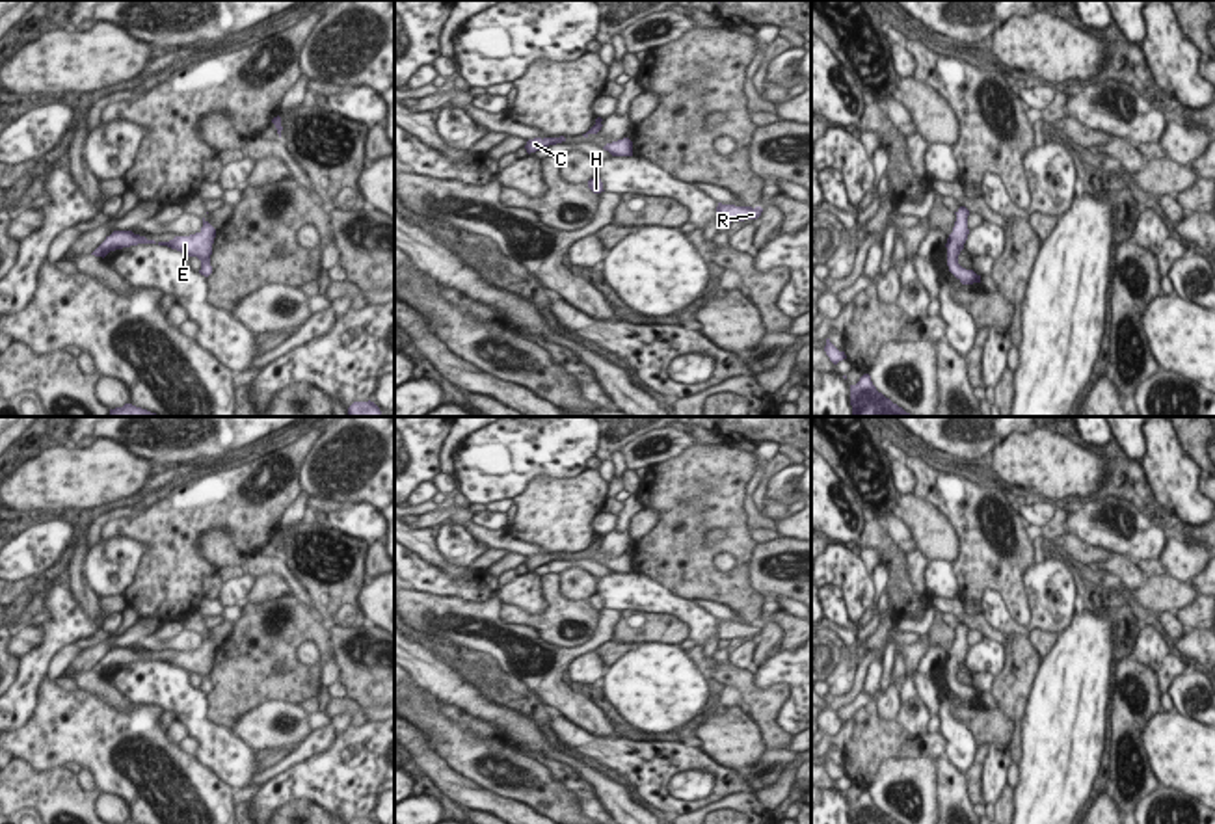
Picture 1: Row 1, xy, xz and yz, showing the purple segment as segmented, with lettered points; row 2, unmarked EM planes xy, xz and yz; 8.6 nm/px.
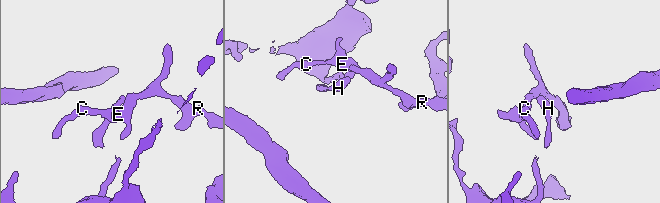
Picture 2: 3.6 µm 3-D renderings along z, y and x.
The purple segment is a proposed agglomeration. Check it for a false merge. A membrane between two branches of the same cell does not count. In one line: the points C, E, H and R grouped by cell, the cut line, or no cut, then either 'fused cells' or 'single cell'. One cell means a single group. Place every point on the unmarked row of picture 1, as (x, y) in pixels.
C E H R; no cut; single cell

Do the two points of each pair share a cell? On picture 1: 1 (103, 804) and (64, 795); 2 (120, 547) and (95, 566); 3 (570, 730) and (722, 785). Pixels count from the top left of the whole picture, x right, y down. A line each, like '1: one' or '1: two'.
1: two
2: one
3: one

